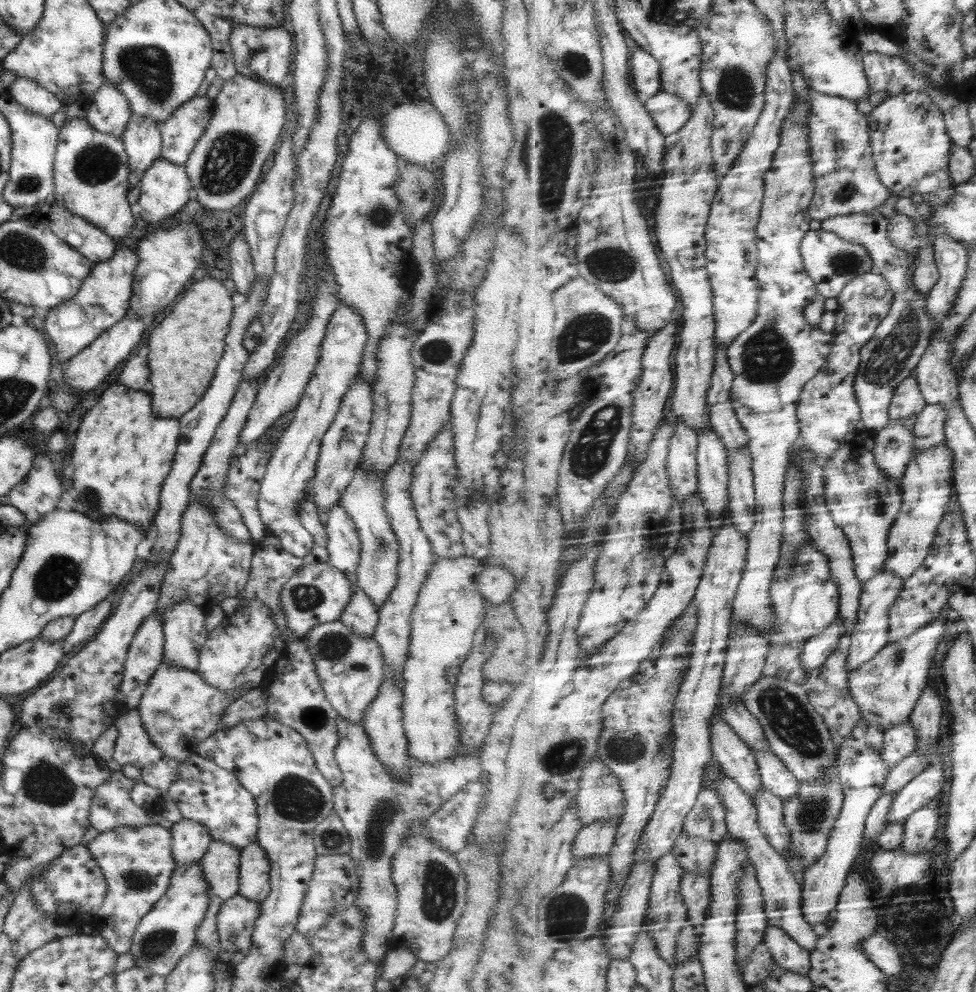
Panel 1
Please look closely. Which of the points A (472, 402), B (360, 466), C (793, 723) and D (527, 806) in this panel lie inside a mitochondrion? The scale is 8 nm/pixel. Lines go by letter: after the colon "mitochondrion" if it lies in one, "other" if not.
A: other
B: other
C: mitochondrion
D: other

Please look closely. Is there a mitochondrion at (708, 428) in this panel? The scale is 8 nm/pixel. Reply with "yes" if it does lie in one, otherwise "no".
no

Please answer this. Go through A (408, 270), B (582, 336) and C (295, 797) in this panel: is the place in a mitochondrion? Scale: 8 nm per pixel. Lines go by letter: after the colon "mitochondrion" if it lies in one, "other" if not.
A: other
B: mitochondrion
C: mitochondrion

